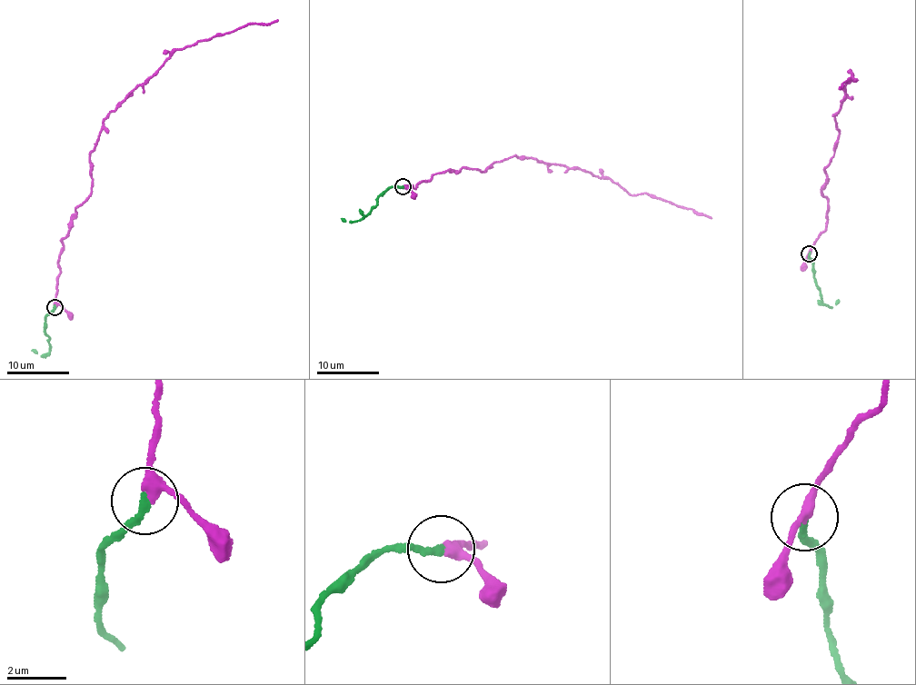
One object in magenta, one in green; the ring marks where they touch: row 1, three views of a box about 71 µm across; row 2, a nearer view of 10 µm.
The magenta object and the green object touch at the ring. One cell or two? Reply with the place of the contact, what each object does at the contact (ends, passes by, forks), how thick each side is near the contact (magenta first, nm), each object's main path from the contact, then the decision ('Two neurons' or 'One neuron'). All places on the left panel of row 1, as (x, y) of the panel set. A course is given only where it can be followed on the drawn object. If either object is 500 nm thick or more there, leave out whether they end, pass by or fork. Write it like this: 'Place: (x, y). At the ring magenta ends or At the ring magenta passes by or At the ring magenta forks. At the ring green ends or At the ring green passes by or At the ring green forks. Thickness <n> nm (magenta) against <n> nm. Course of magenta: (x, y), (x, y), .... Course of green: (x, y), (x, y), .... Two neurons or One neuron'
Place: (54, 307). At the ring magenta passes by. At the ring green ends. Thickness 280 nm (magenta) against 240 nm. Course of magenta: (54, 305), (62, 238), (91, 193), (90, 153), (107, 115), (176, 50), (278, 20). Course of green: (54, 307), (45, 317), (50, 352), (44, 355), (31, 351). One neuron

